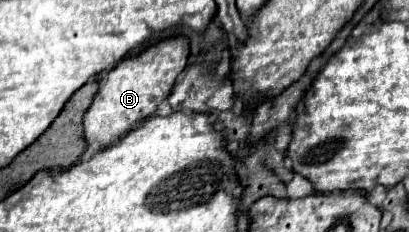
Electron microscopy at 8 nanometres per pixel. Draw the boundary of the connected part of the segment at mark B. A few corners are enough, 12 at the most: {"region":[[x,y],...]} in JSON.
{"region":[[161,39],[107,73],[85,139],[109,147],[185,69],[189,39]]}

